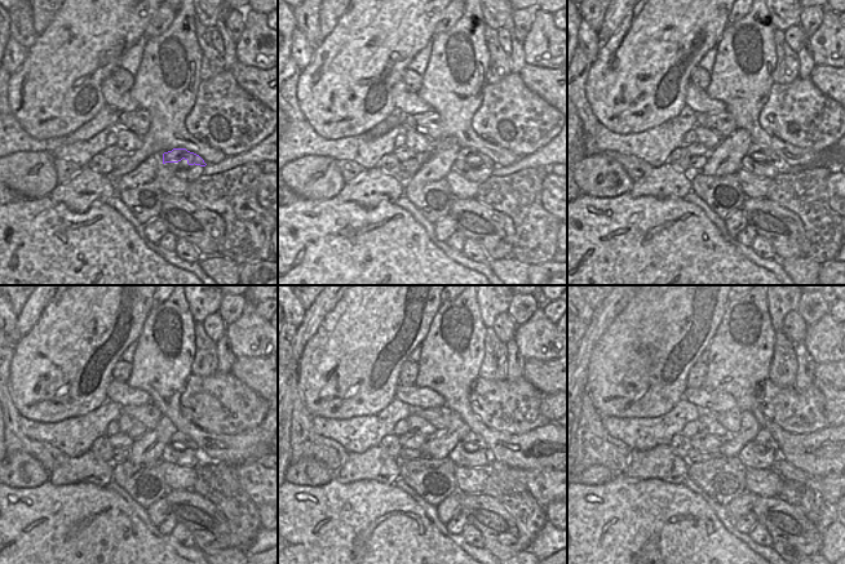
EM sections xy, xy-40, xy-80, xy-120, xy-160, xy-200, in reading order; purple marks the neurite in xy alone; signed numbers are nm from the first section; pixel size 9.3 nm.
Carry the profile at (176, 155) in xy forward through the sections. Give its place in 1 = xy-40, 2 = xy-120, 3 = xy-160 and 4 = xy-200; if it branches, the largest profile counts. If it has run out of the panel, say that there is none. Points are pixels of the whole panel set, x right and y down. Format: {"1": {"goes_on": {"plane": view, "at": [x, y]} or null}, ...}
{"1": {"goes_on": {"plane": "xy-40", "at": [464, 154]}}, "2": {"goes_on": {"plane": "xy-120", "at": [178, 439]}}, "3": {"goes_on": {"plane": "xy-160", "at": [472, 439]}}, "4": {"goes_on": {"plane": "xy-200", "at": [764, 438]}}}

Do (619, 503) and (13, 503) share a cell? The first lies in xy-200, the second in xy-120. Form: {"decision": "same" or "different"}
{"decision": "same"}

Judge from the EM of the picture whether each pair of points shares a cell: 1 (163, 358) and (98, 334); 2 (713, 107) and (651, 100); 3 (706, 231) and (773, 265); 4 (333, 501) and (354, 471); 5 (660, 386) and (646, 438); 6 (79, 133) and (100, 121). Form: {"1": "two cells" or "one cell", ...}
{"1": "two cells", "2": "two cells", "3": "two cells", "4": "two cells", "5": "two cells", "6": "one cell"}

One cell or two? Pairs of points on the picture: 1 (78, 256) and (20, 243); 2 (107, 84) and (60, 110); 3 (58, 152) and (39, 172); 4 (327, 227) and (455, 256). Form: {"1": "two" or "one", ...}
{"1": "one", "2": "two", "3": "two", "4": "two"}

